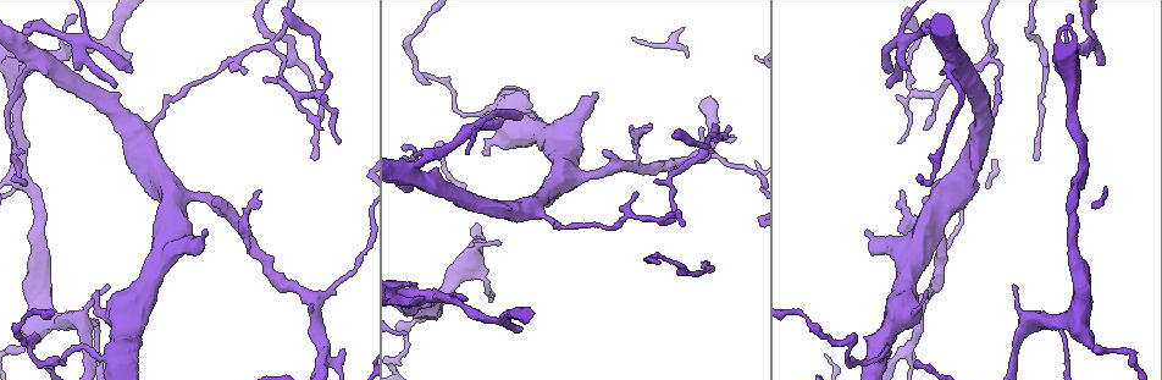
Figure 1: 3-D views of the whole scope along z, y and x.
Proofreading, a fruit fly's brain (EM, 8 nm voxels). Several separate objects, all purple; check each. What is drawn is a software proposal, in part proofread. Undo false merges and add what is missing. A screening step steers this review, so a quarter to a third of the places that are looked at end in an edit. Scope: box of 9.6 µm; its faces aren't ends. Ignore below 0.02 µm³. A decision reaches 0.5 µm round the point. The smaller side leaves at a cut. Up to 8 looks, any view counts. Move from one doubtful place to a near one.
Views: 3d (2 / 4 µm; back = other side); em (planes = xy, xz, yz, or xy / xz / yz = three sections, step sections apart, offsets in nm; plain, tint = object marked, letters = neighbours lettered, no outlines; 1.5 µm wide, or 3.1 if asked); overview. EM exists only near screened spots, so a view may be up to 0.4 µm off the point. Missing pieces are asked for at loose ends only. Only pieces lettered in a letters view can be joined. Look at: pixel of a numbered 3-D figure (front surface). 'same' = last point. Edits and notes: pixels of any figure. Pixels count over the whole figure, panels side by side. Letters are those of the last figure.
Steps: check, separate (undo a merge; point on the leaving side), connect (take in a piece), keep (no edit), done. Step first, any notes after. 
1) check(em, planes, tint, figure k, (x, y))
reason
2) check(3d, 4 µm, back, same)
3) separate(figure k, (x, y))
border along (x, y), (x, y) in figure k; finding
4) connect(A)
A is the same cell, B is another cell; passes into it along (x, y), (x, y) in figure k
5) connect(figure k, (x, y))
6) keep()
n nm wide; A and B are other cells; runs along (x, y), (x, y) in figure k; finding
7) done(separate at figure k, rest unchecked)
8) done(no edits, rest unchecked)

check(em, xz, step 4, letters, figure 1, (521, 329))
branch stops here

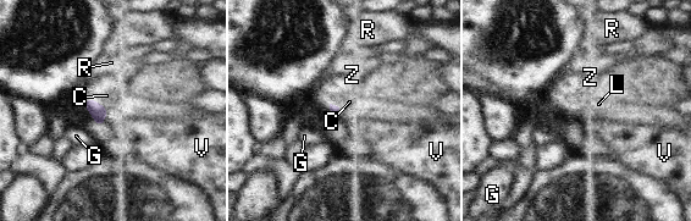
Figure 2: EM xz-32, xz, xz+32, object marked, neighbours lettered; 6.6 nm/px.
keep()
C, G, L, R, V and Z are other cells; border along (109, 110), (99, 127) in figure 2; none of them fits

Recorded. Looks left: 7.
check(3d, 2 µm, figure 1, (952, 75))
thick turns thin

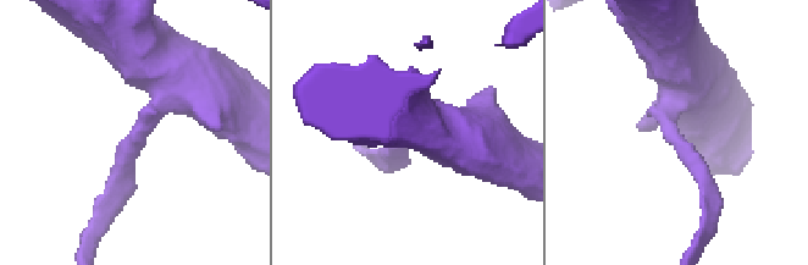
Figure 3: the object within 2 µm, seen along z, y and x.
check(em, planes, letters, figure 3, (136, 137))
now the EM

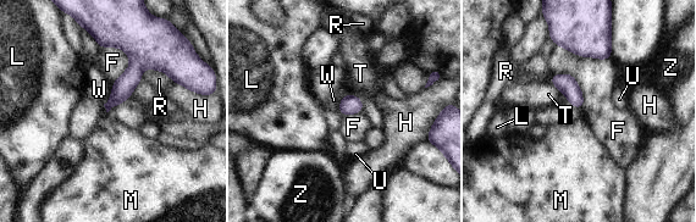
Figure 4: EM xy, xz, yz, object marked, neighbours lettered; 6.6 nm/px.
keep()
F touches over 260 nm; F, H, L, M, R, T, U, W and Z are other cells; runs along (101, 37), (156, 60), (176, 79) in figure 4; continuous, no second neuron

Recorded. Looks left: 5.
check(3d, 2 µm, back, figure 1, (709, 261))
branch stops here

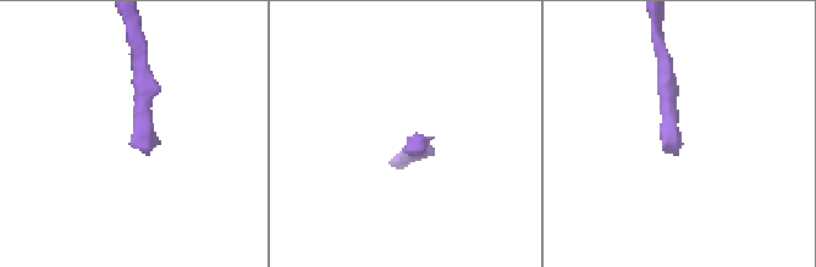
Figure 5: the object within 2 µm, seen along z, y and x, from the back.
check(em, xy, step 4, letters, figure 5, (146, 152))

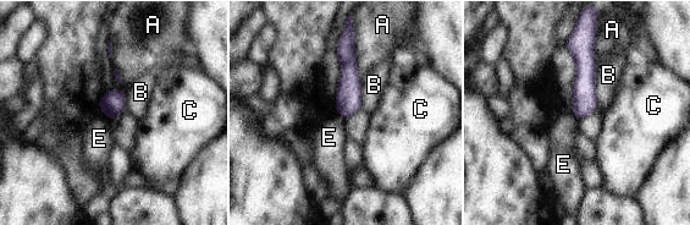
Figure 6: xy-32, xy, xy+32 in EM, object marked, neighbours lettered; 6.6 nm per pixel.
keep()
A, B, C and E are other cells; none of them fits

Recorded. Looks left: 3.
done(no edits, rest unchecked)

